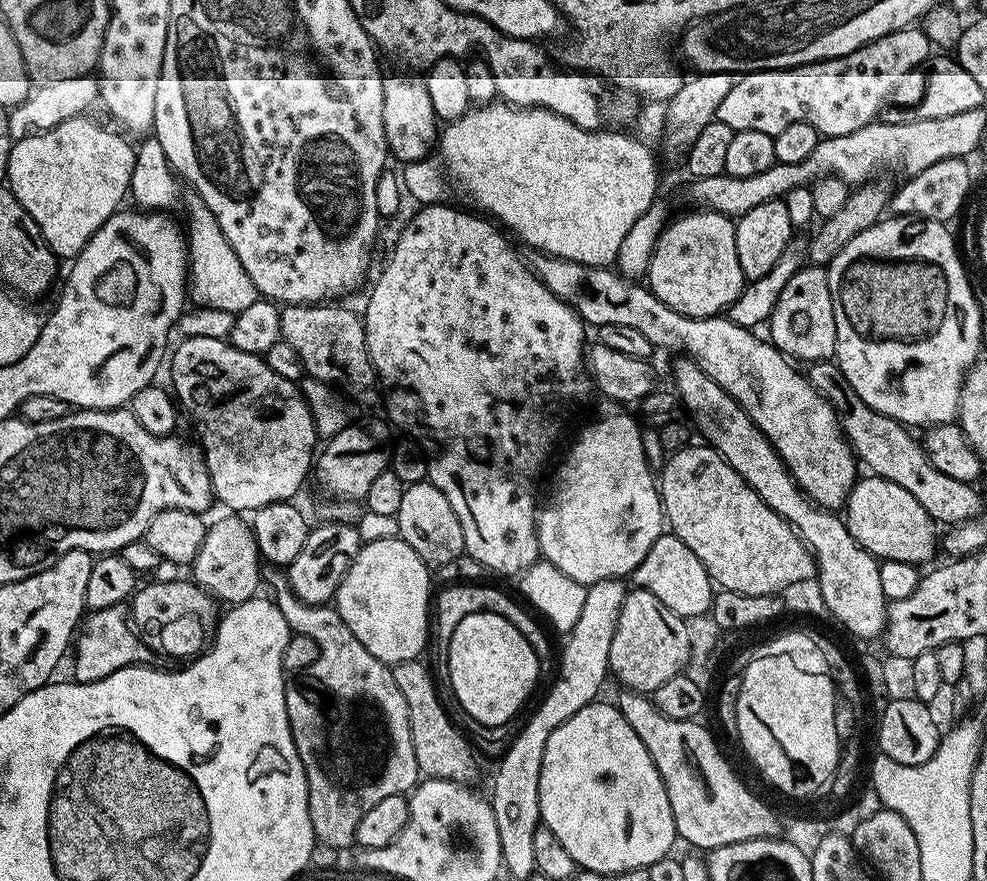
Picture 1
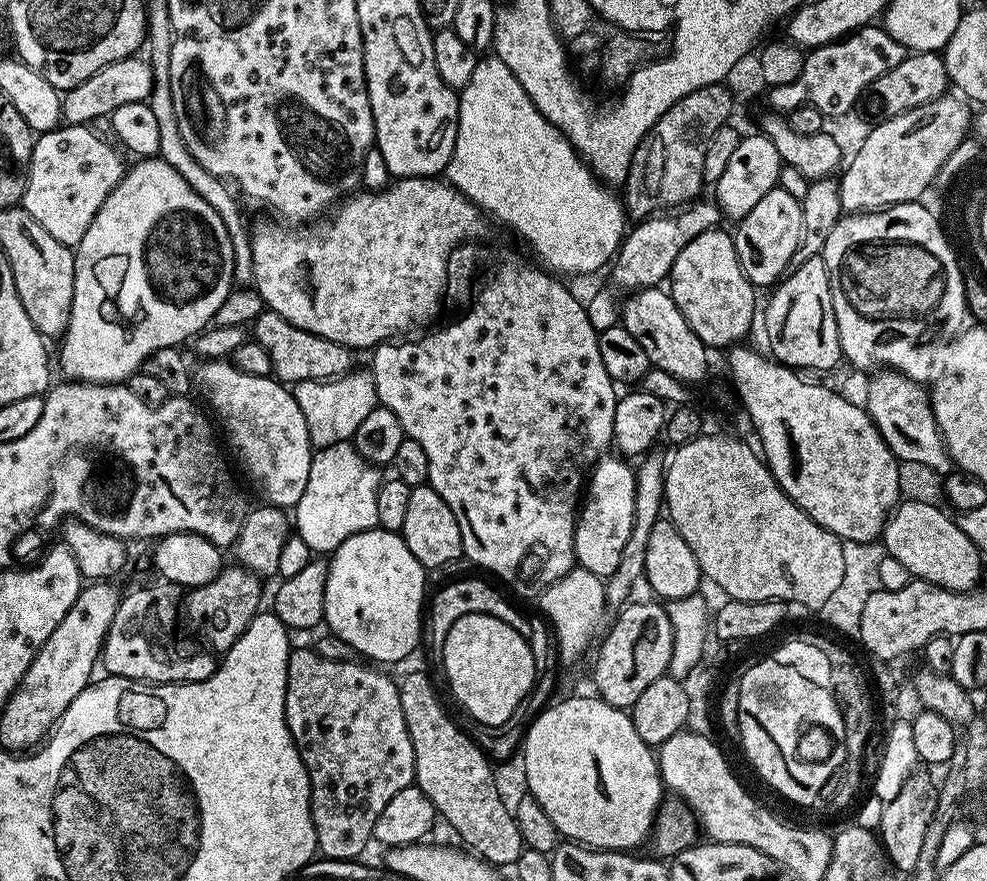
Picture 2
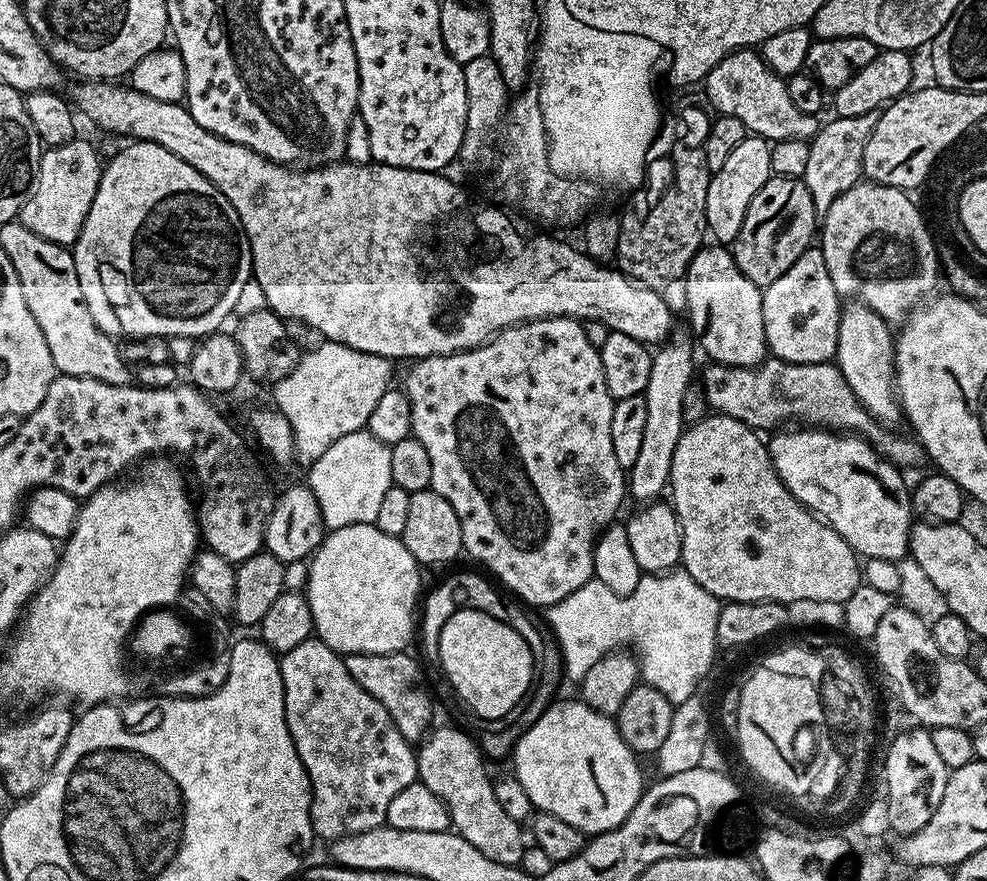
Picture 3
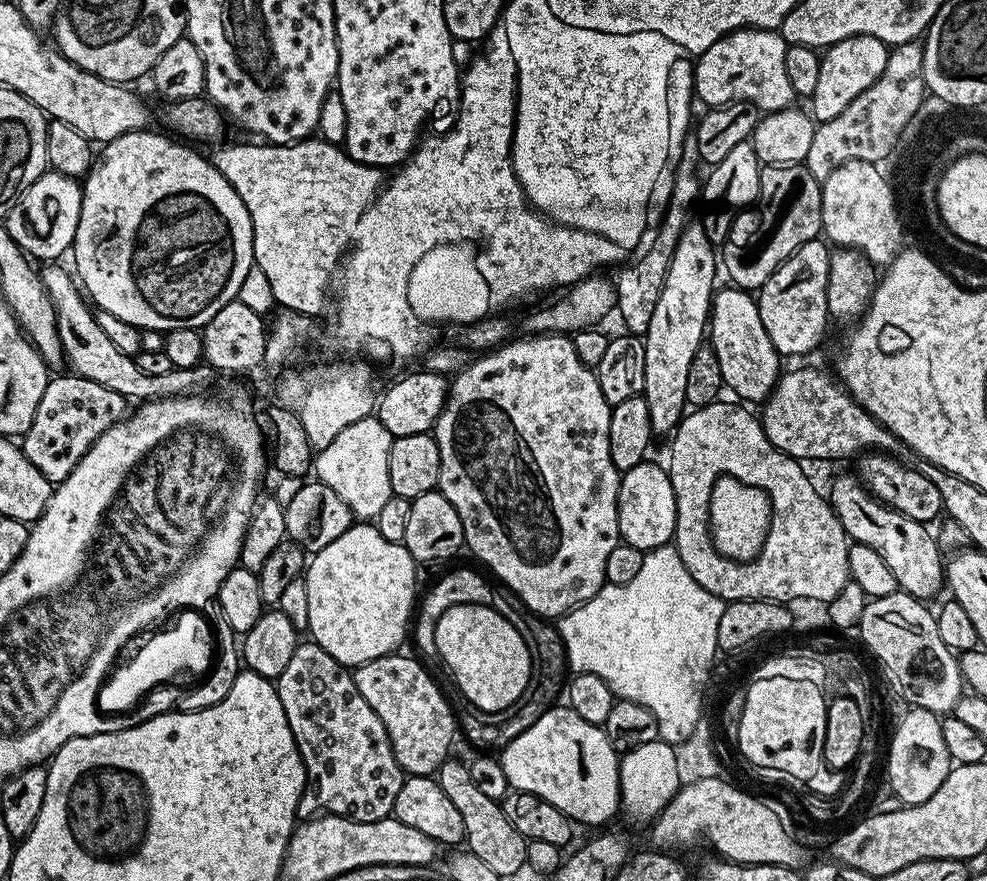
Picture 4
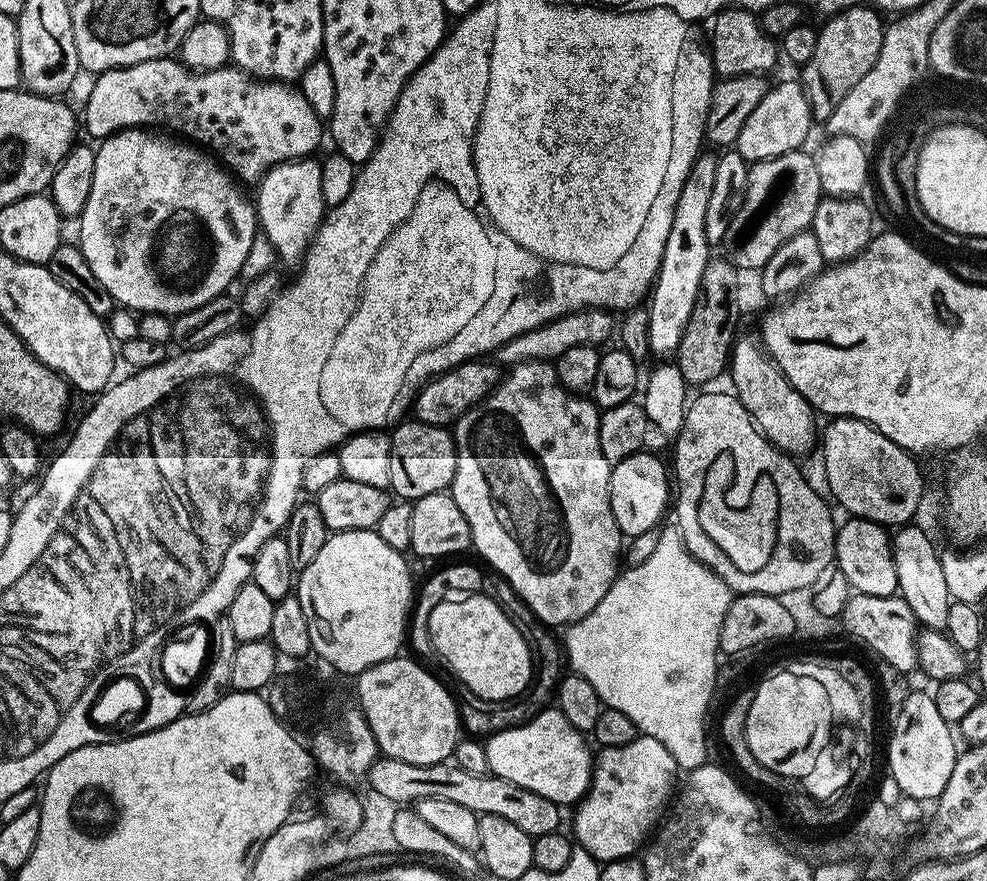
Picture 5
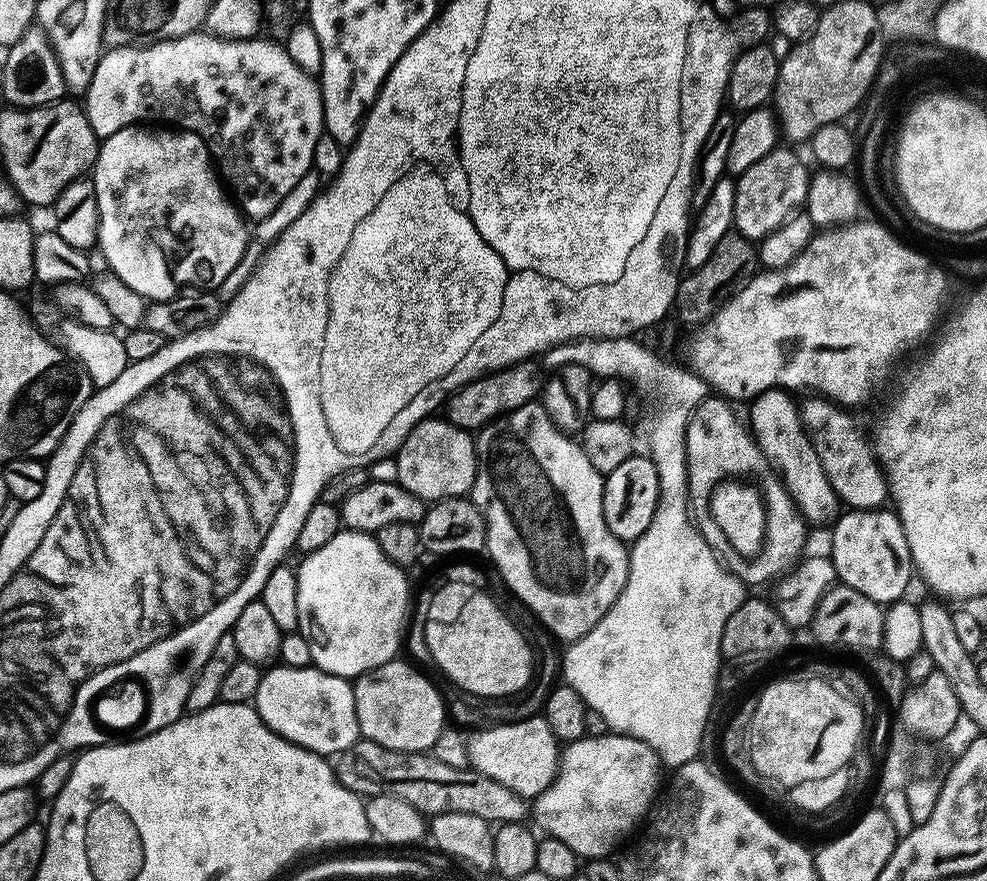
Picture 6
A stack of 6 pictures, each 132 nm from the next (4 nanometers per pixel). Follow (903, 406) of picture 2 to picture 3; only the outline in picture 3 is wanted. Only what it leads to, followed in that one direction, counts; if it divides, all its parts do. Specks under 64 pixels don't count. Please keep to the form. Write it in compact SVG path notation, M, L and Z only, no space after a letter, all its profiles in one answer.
M848 302L840 309L838 322L838 346L834 363L842 370L850 390L862 402L878 423L885 426L896 426L901 423L902 409L896 390L896 347L894 332L891 332L889 321L884 320L865 304Z

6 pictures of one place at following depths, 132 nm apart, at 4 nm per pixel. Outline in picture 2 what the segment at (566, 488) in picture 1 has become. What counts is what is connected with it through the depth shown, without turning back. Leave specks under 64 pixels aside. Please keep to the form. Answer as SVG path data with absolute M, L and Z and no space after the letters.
M616 454L605 455L598 461L586 480L586 495L578 508L576 517L576 533L574 534L574 550L576 564L590 570L595 576L606 578L614 574L618 560L622 558L622 546L630 538L630 530L634 526L634 496L636 494L636 474L633 465L627 459Z

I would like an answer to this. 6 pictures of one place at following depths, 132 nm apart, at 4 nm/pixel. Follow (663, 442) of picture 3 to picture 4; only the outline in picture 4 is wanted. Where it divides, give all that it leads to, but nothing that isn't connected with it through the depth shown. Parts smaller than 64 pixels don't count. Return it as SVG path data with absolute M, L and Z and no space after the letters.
M688 223L678 238L678 246L674 246L674 258L670 258L670 270L666 270L662 298L658 298L650 326L642 337L646 350L646 378L642 394L646 398L646 406L650 406L650 426L657 437L667 437L675 432L676 425L686 415L686 377L690 375L694 354L698 354L706 340L712 298L717 287L716 268L718 272L718 252L710 242L703 223Z

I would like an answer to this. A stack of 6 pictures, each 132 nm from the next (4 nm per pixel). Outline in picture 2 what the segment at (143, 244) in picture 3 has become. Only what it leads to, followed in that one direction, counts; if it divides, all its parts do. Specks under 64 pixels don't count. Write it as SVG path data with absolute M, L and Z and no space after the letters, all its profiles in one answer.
M140 158L135 161L137 164L127 169L124 176L114 186L114 190L102 202L98 214L94 214L94 222L82 234L82 242L75 245L74 255L74 298L72 309L68 319L68 329L65 330L60 344L60 368L65 372L67 379L72 382L83 382L86 384L119 384L127 381L129 376L141 371L144 364L154 356L155 352L164 347L177 347L183 345L183 340L191 341L193 337L204 331L215 321L222 302L234 290L234 277L236 275L236 259L234 258L234 246L218 210L190 190L190 182L170 166L170 162L159 158Z

